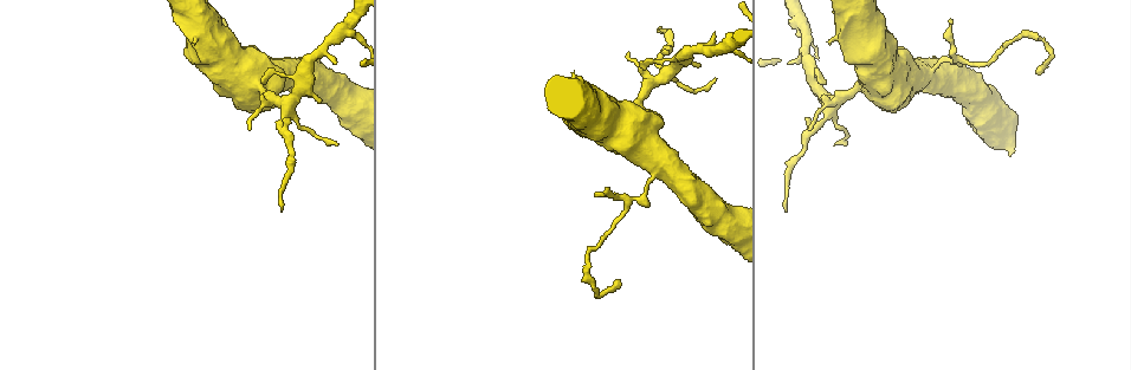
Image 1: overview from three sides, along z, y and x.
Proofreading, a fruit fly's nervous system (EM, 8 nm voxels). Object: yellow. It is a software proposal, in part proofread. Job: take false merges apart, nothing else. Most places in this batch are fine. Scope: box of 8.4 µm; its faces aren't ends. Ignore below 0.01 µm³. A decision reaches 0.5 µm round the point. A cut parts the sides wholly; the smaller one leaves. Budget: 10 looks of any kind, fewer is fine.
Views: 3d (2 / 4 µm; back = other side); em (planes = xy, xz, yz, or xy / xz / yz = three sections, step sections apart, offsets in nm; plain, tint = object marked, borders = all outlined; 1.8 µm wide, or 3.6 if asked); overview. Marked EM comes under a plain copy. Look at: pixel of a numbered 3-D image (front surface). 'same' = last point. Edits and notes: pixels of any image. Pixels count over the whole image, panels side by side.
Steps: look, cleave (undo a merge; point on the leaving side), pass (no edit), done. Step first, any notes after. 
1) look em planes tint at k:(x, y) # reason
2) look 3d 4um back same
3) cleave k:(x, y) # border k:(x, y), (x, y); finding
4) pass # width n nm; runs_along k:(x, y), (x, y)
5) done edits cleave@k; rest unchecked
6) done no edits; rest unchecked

look 3d 4um at 1:(285, 104) # three arms meet

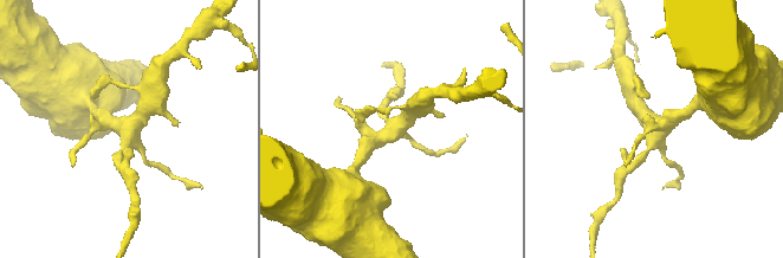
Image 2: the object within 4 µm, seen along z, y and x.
look em xz step 4 tint at 2:(394, 129) # shape alone is not enough

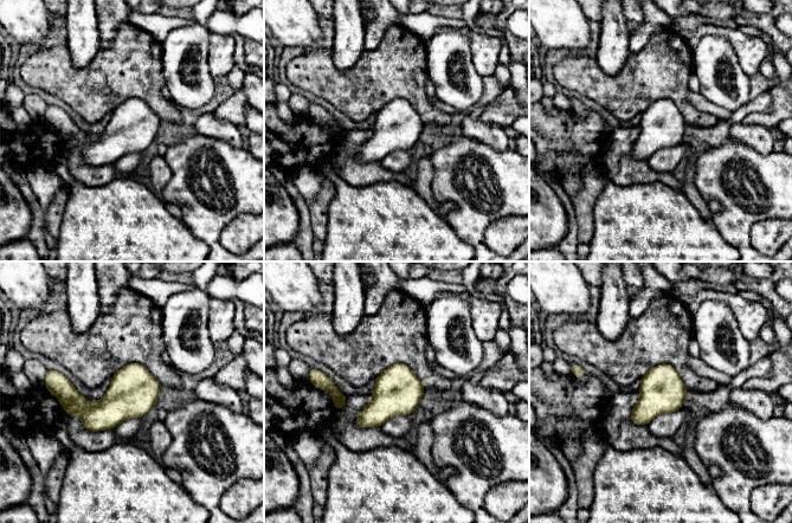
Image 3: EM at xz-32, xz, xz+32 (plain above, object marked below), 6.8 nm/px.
look em xy step 16 tint same # cut it another way

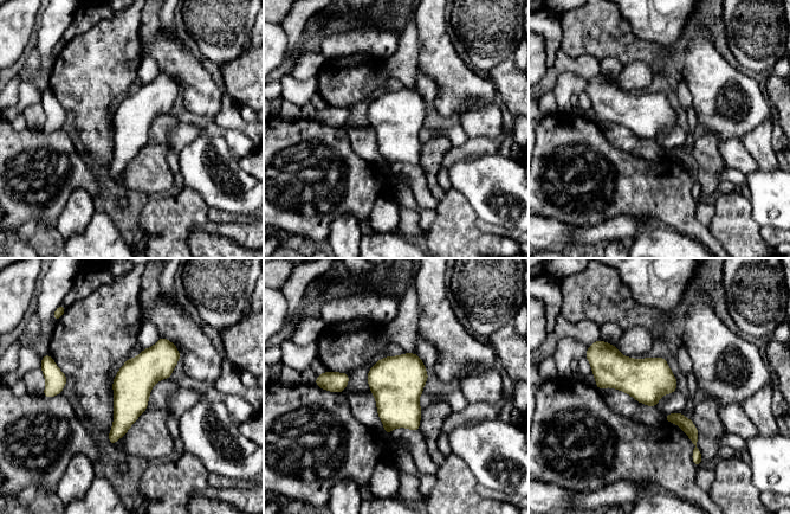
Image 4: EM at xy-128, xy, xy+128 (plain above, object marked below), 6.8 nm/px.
pass # width 240 nm; runs_along 4:(169, 345), (133, 383), (111, 439); continuous, no second neuron

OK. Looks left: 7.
look em 3.6um planes tint at 1:(723, 48) # three arms meet

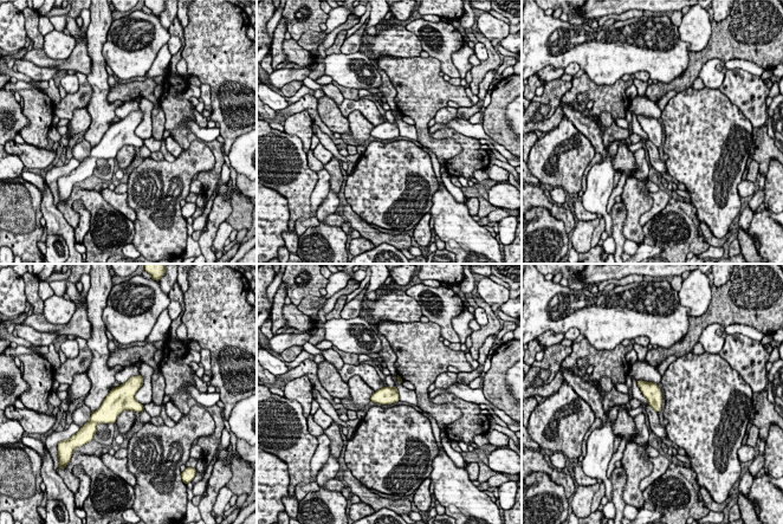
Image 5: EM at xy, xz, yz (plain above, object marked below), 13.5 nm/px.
pass # width 240 nm; all the same neuron

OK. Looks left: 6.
look em 3.6um xz step 16 tint at 1:(643, 150) # abrupt turn

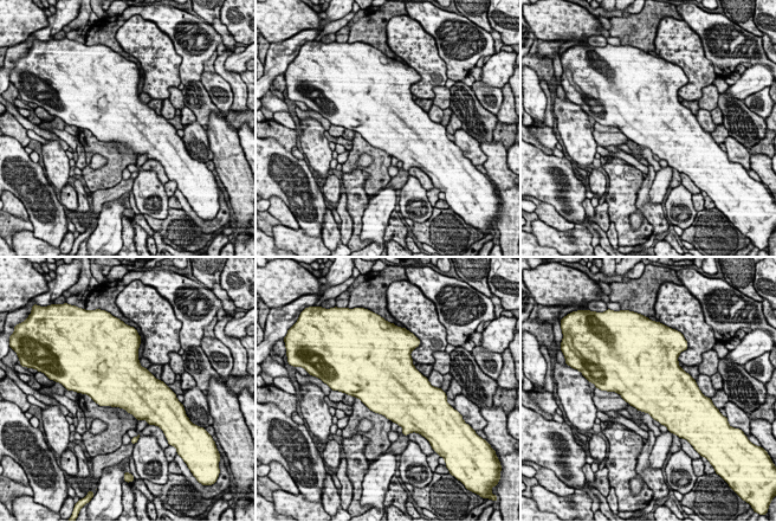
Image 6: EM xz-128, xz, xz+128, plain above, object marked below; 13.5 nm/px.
pass # one neuron here

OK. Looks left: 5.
look em yz step 4 tint at 1:(588, 277)

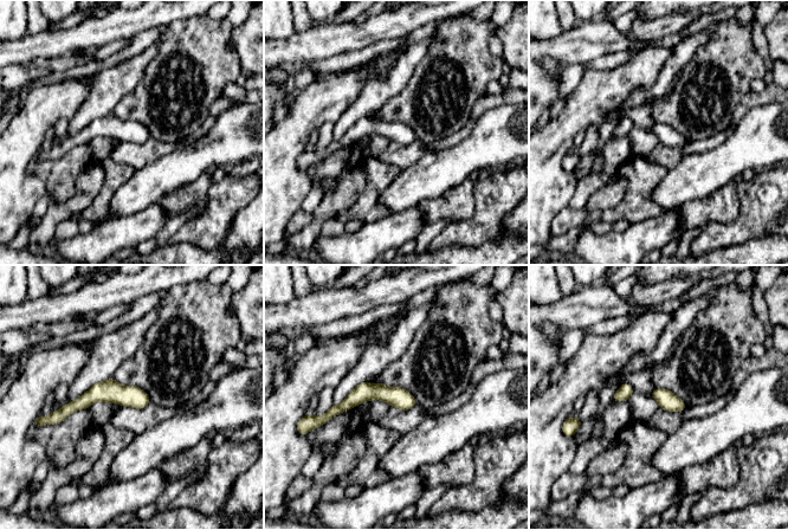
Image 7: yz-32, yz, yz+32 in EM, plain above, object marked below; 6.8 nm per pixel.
look em planes tint same # another direction

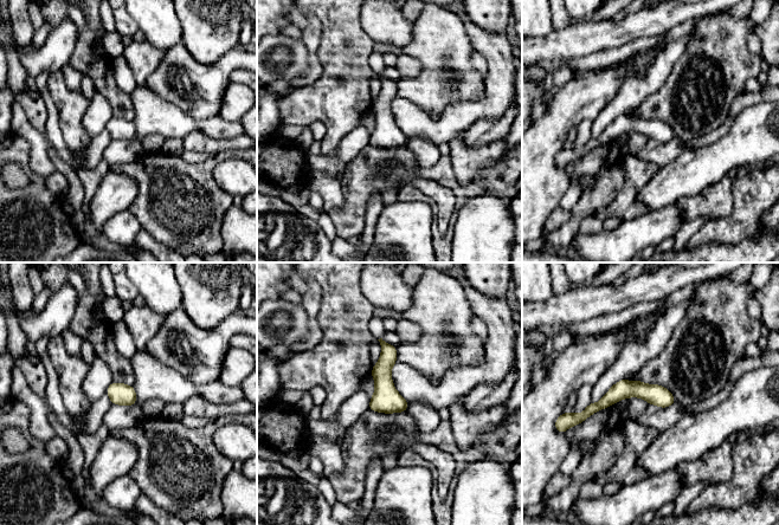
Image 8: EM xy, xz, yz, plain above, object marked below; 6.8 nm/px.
pass # runs_along 8:(671, 400), (619, 390), (586, 413); one neuron here

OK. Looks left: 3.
done no edits; rest unchecked

